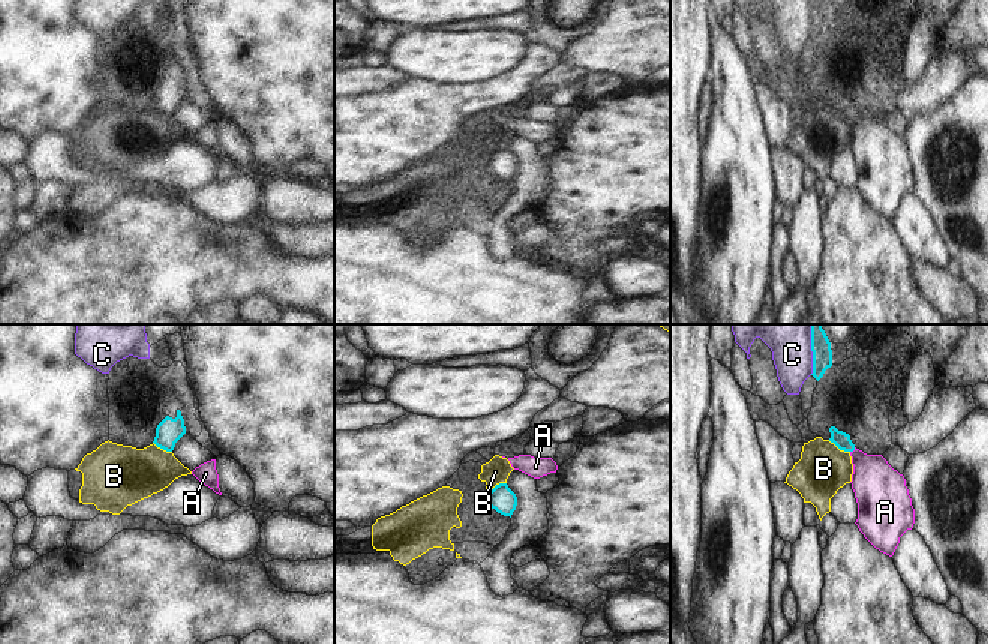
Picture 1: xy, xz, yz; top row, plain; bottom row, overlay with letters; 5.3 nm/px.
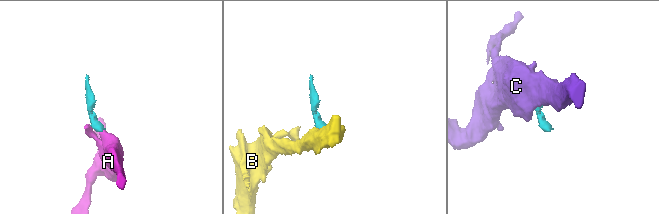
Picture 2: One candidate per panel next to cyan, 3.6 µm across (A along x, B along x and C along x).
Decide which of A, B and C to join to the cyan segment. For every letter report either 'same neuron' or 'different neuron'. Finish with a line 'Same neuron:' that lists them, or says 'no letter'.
A: same neuron
B: different neuron
C: different neuron
Same neuron: A

